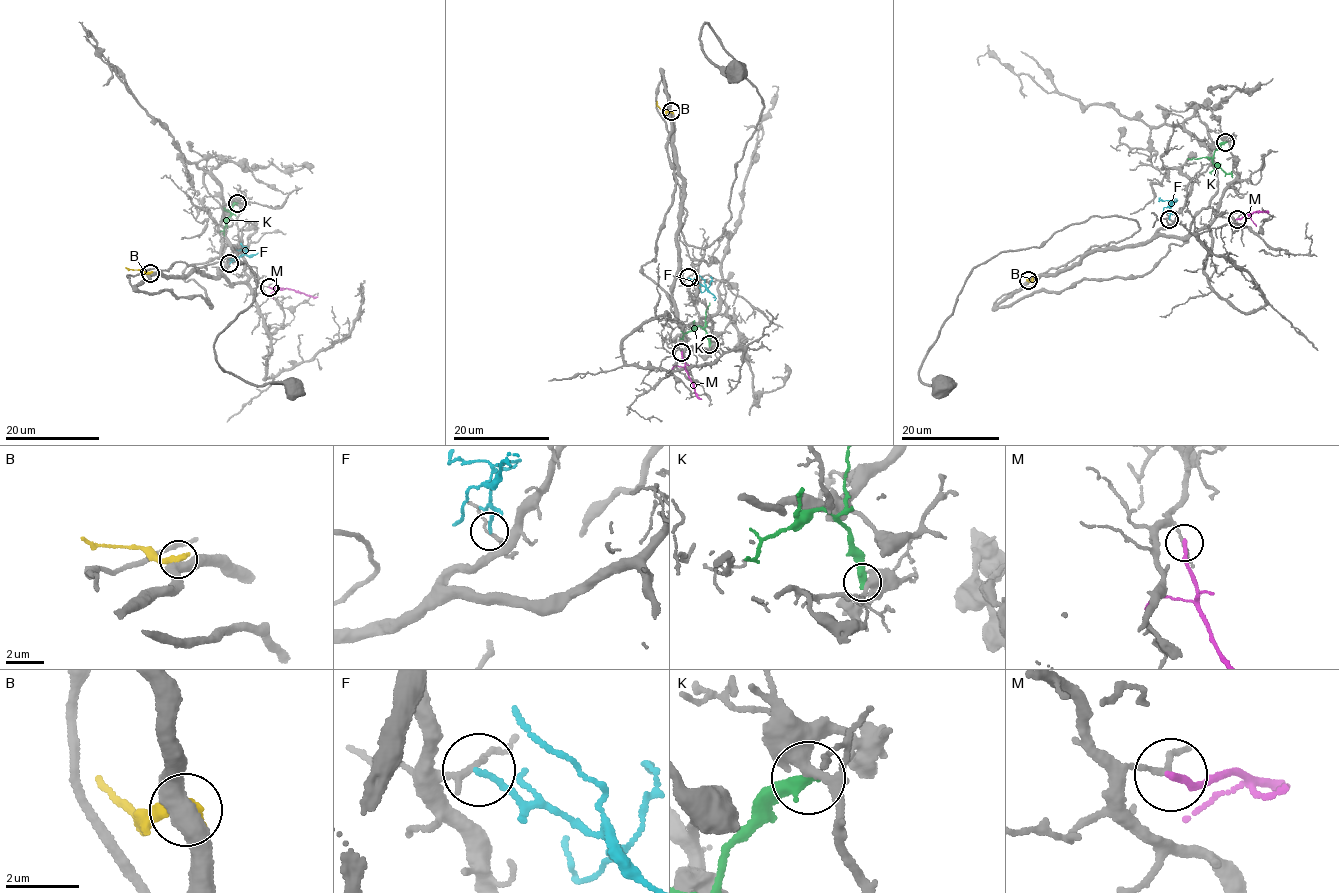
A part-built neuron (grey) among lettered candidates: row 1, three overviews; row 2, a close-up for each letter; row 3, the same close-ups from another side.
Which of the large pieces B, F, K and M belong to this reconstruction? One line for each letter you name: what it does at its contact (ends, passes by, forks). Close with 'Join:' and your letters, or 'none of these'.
F: it ends
Join: F

